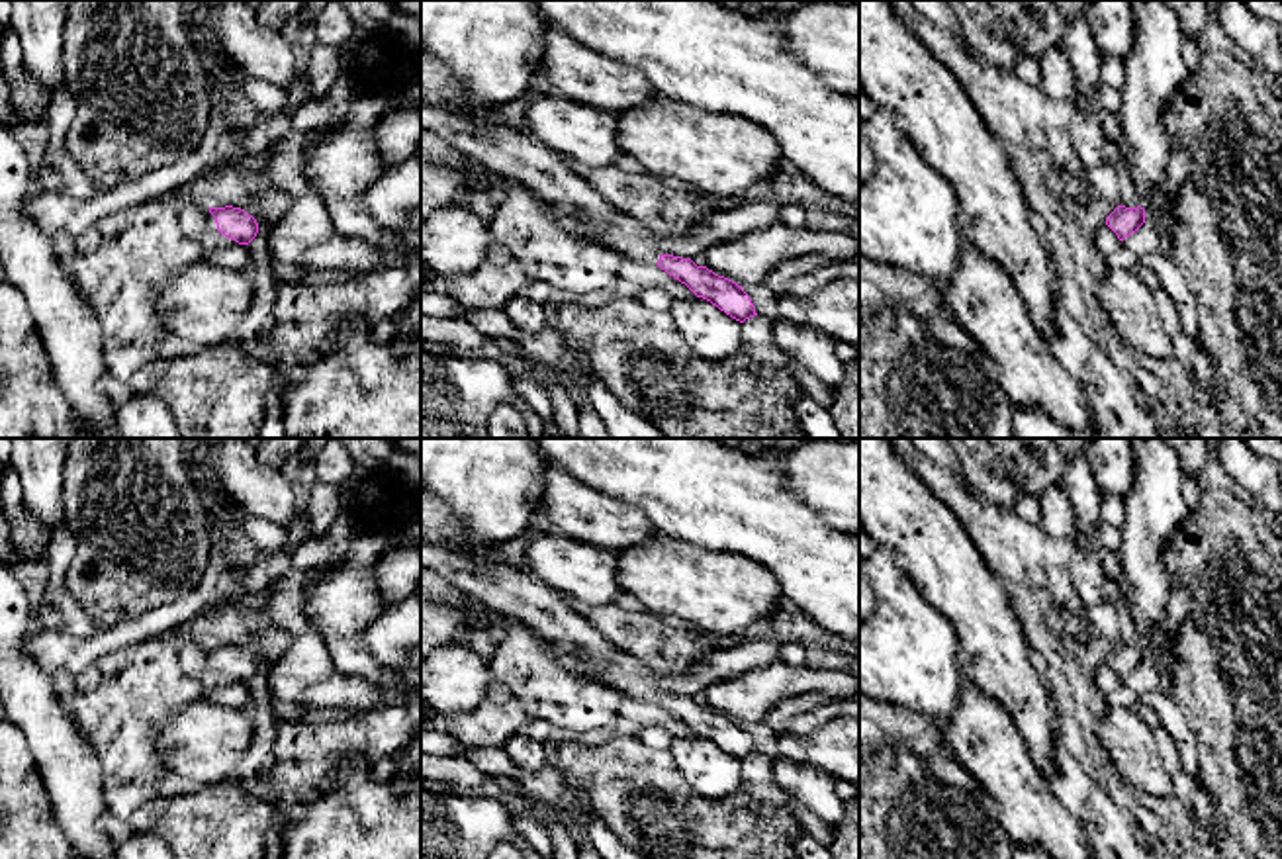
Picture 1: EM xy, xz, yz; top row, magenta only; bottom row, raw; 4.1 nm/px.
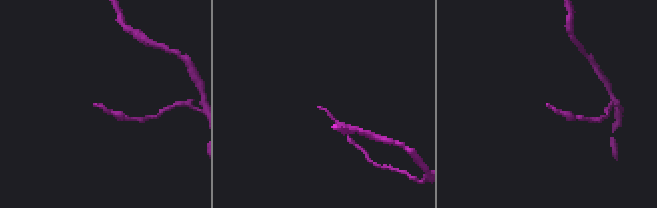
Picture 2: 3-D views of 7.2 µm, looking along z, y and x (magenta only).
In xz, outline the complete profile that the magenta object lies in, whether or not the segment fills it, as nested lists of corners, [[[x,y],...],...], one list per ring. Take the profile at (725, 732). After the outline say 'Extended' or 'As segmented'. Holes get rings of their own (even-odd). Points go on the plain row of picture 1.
[[[421,540],[421,565],[476,597],[491,612],[513,616],[566,654],[585,657],[607,683],[626,697],[658,702],[685,722],[697,736],[744,761],[757,753],[750,734],[736,720],[697,704],[691,697],[662,693],[656,673],[632,654],[611,644],[577,614],[558,591],[517,567],[511,560],[481,564],[468,554]]]. Extended

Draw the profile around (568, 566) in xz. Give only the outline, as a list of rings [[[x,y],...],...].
[[[546,532],[527,536],[517,546],[517,554],[528,573],[581,603],[603,607],[622,593],[617,554],[603,548]]]

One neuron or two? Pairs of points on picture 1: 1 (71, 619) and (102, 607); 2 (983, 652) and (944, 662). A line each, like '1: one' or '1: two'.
1: two
2: two

